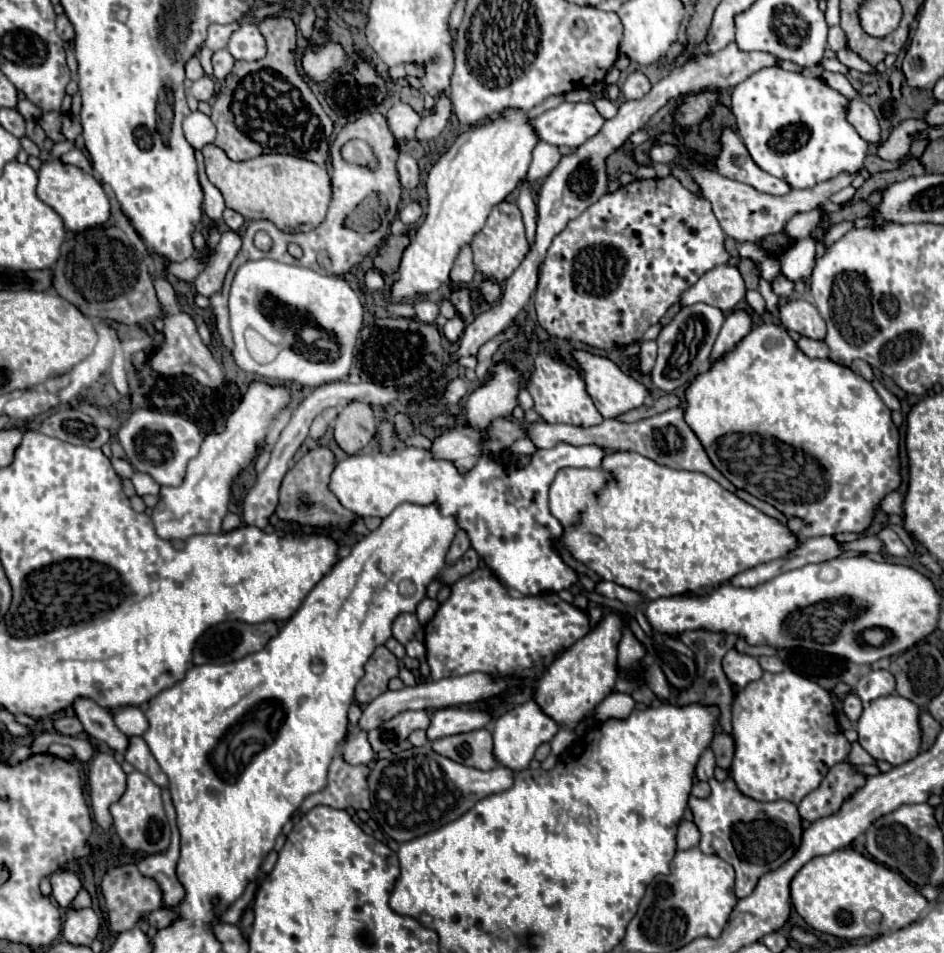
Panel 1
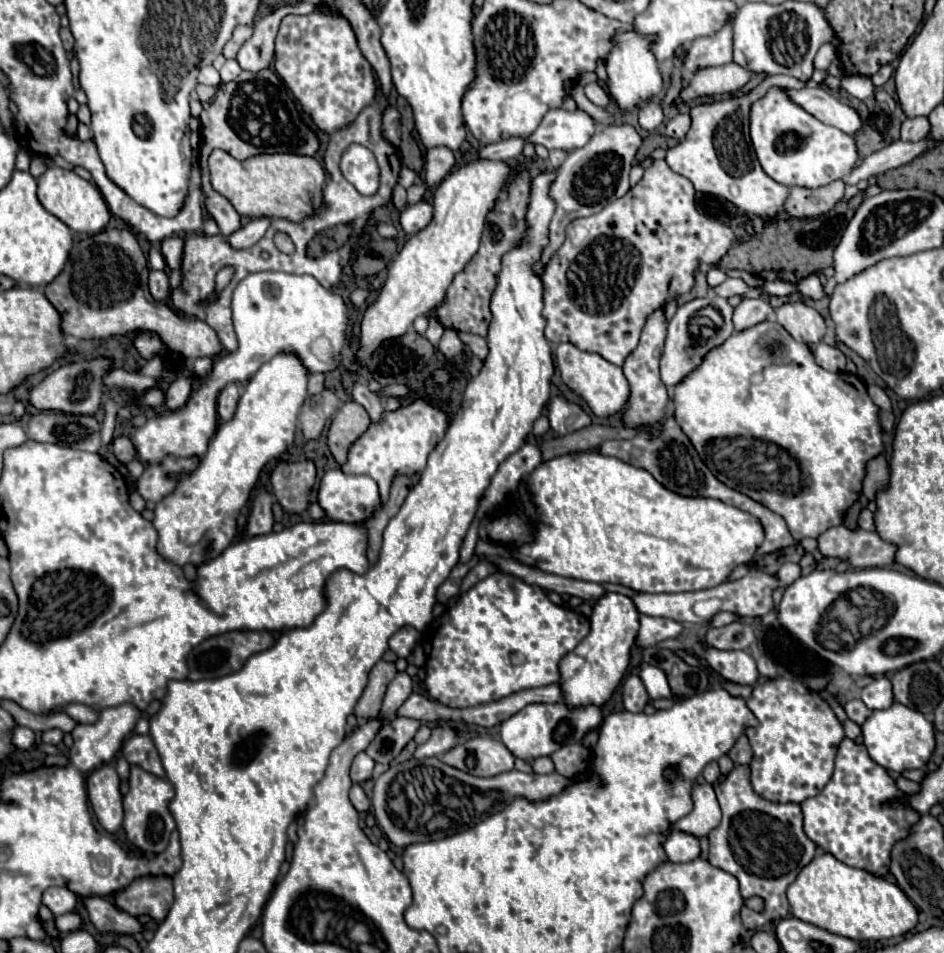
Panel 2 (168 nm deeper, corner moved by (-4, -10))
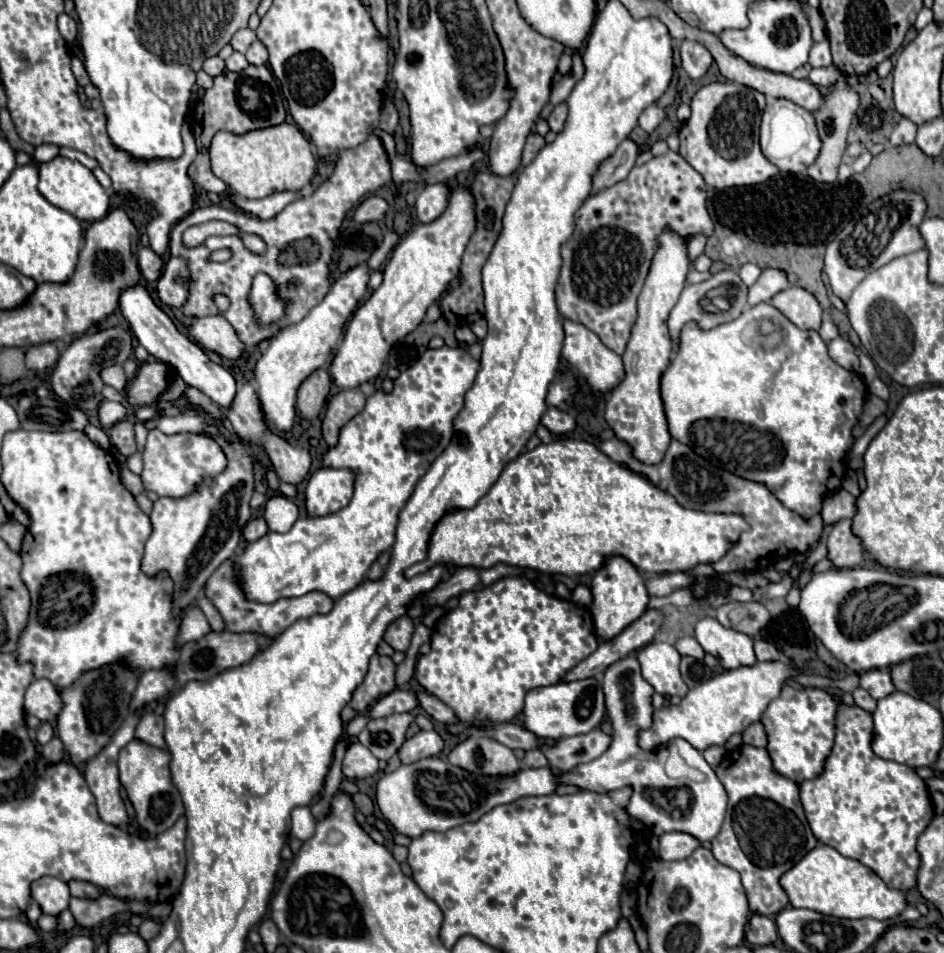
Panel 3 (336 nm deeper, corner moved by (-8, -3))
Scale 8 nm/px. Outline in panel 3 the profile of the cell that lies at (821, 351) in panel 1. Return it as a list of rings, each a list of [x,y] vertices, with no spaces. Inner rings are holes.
[[[838,336],[838,338],[830,340],[828,342],[828,354],[838,366],[842,366],[850,372],[858,372],[860,362],[858,362],[858,356],[854,354],[854,346],[850,342],[846,342],[844,338]]]

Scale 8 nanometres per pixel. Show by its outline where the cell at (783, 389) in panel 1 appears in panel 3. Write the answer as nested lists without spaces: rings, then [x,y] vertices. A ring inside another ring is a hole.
[[[758,304],[752,308],[746,308],[742,312],[742,316],[738,316],[732,322],[720,324],[718,328],[710,328],[710,330],[702,330],[698,328],[698,324],[690,322],[682,328],[680,332],[680,344],[678,350],[674,352],[666,372],[662,374],[660,380],[660,394],[662,394],[662,402],[664,402],[664,412],[666,412],[666,420],[668,420],[668,430],[670,436],[676,438],[678,442],[690,446],[694,452],[698,452],[698,456],[702,456],[704,460],[708,460],[710,464],[716,464],[736,476],[742,476],[746,480],[754,480],[754,482],[762,482],[766,484],[780,502],[784,502],[790,510],[798,512],[804,518],[810,518],[814,514],[820,512],[822,508],[822,500],[828,492],[836,490],[842,486],[844,480],[844,454],[846,450],[852,448],[854,438],[852,438],[852,426],[856,424],[856,418],[862,412],[862,404],[864,404],[864,396],[866,396],[866,386],[860,380],[858,374],[844,370],[842,366],[838,366],[826,350],[826,342],[820,338],[820,334],[816,330],[800,330],[796,328],[780,310],[776,310],[772,304]],[[760,320],[766,320],[766,324],[774,324],[772,330],[760,330]]]

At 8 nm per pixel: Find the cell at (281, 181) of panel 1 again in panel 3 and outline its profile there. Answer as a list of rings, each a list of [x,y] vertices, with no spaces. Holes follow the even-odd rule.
[[[276,124],[274,128],[262,128],[262,132],[244,132],[242,136],[232,132],[218,132],[210,144],[212,172],[224,180],[224,184],[238,196],[256,200],[266,198],[282,190],[302,190],[312,182],[318,160],[310,142],[294,124]]]

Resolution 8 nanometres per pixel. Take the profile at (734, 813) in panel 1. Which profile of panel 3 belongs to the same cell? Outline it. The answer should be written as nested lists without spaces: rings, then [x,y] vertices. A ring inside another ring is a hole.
[[[742,744],[740,748],[728,752],[716,768],[716,774],[730,800],[722,832],[712,840],[712,854],[718,862],[740,872],[750,910],[774,916],[788,906],[788,896],[778,882],[780,876],[818,844],[806,822],[798,796],[798,784],[774,772],[766,748],[754,748],[750,744]]]

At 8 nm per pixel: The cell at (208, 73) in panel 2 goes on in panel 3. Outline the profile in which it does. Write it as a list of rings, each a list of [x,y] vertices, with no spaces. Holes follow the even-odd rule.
[[[212,56],[212,58],[206,58],[204,60],[204,72],[210,74],[210,76],[218,76],[224,72],[224,60],[218,58],[218,56]]]

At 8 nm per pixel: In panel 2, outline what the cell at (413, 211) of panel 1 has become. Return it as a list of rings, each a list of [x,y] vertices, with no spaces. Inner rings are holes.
[[[426,201],[408,205],[402,213],[400,213],[400,225],[408,235],[418,233],[420,229],[424,229],[432,219],[432,205]]]

